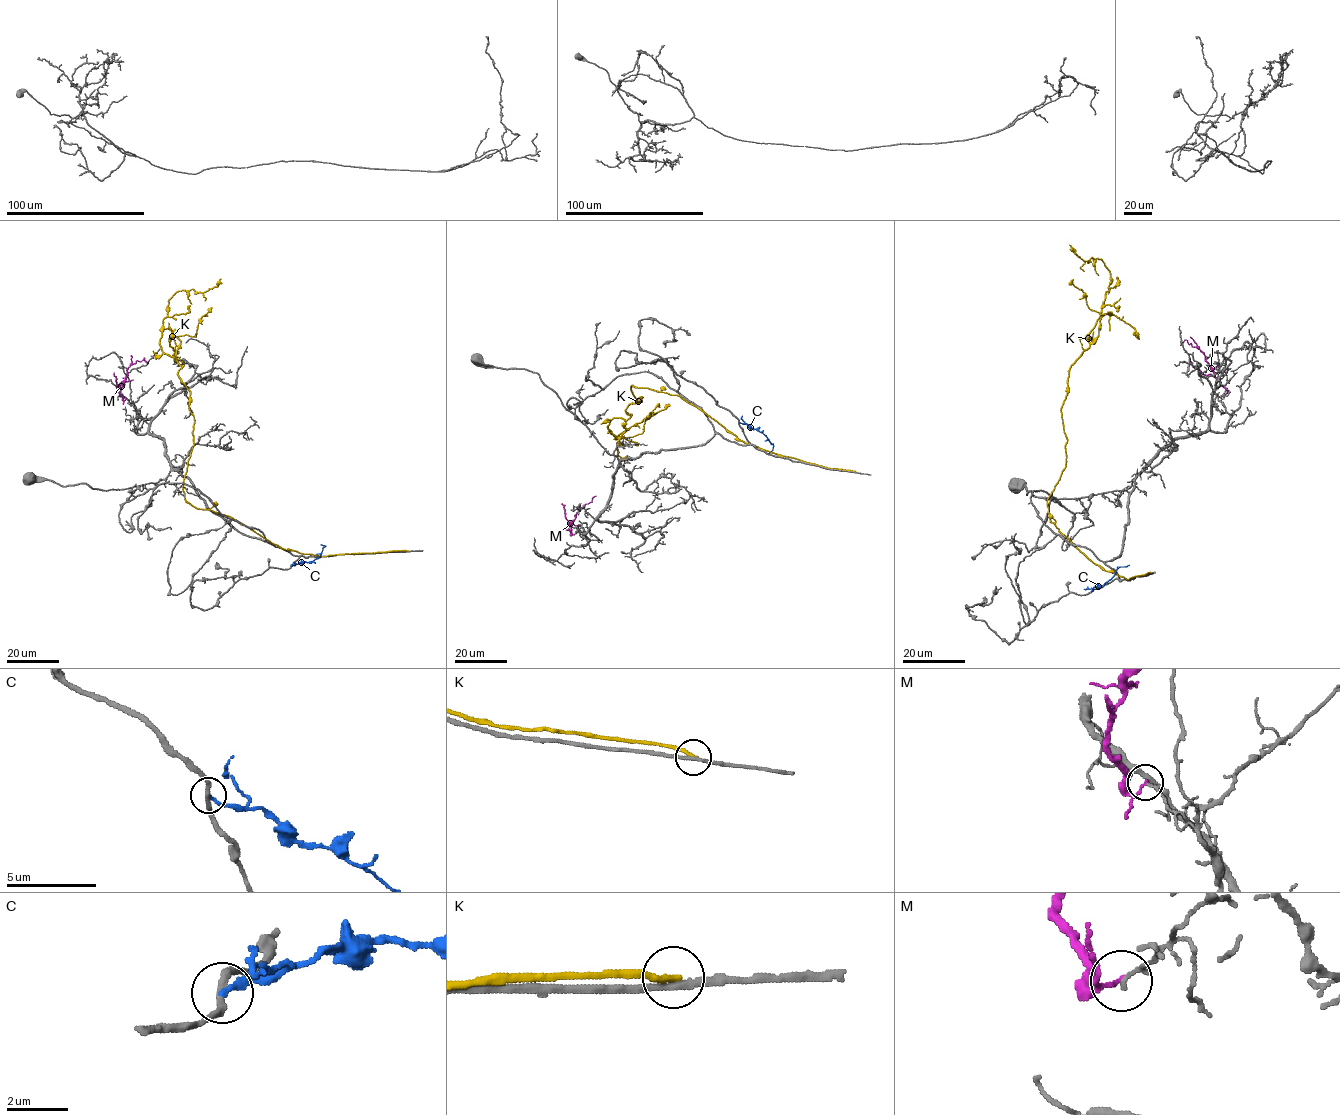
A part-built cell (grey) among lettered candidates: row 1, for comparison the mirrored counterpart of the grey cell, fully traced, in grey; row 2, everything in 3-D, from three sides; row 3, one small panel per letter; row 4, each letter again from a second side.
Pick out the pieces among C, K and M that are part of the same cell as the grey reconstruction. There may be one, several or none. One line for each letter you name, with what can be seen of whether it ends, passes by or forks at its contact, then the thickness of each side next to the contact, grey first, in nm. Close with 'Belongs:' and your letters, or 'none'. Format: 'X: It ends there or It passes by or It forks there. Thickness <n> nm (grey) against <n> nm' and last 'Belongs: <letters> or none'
Belongs: none

